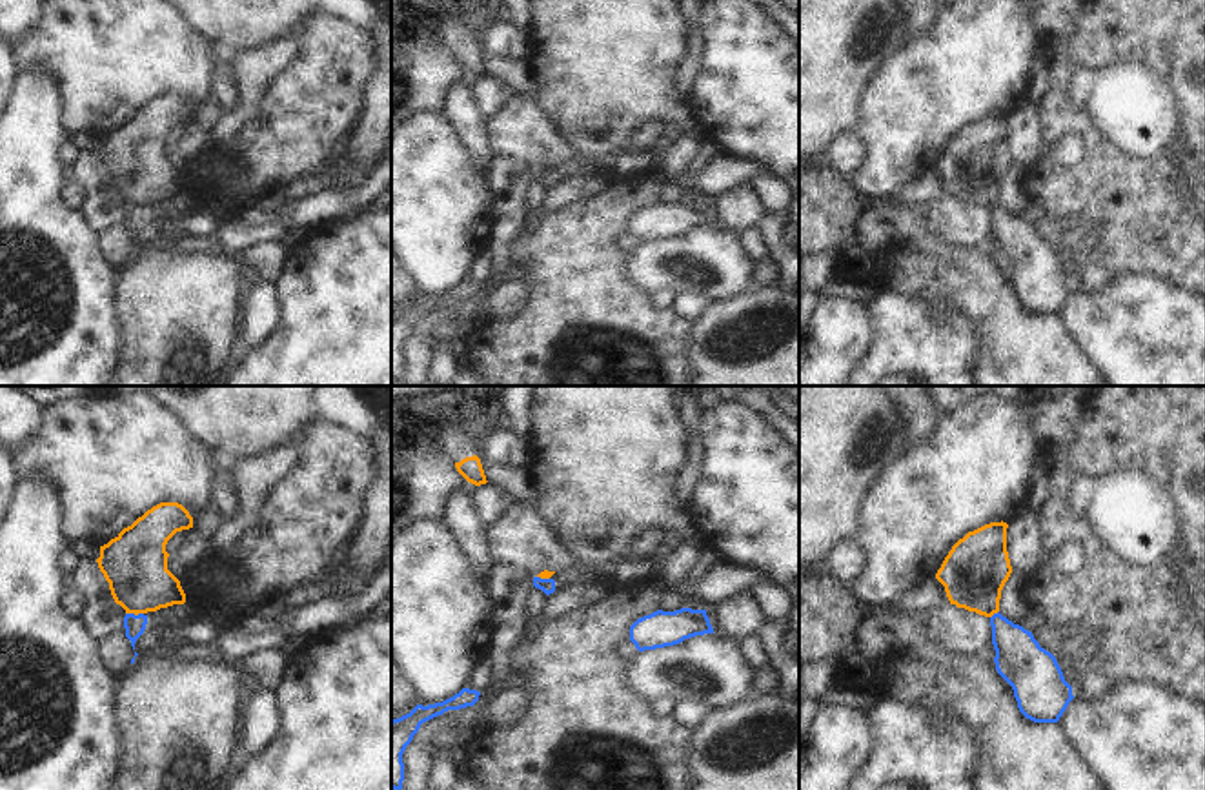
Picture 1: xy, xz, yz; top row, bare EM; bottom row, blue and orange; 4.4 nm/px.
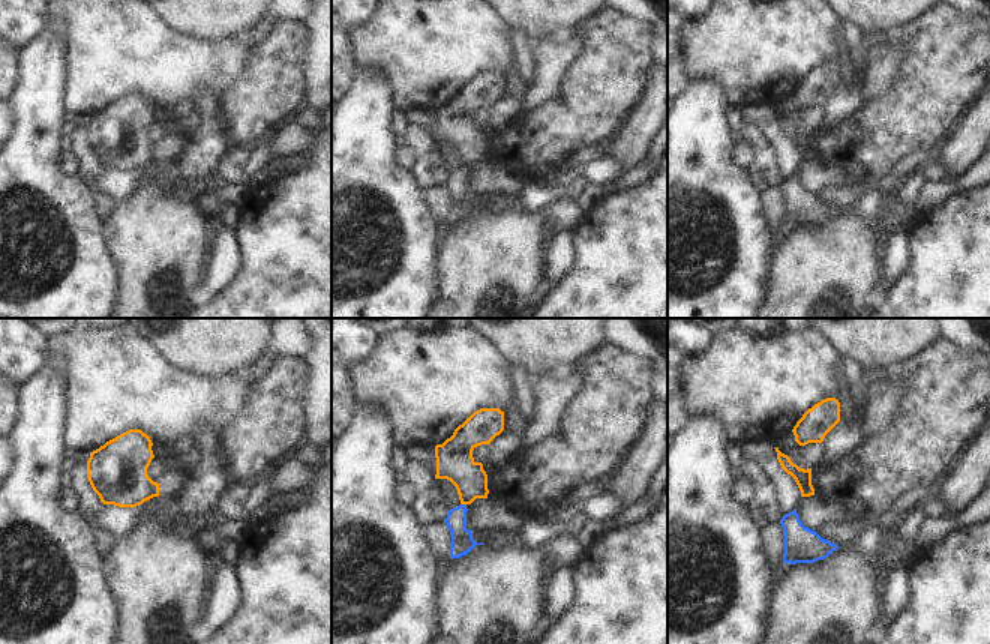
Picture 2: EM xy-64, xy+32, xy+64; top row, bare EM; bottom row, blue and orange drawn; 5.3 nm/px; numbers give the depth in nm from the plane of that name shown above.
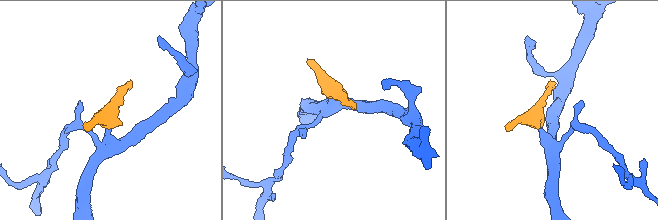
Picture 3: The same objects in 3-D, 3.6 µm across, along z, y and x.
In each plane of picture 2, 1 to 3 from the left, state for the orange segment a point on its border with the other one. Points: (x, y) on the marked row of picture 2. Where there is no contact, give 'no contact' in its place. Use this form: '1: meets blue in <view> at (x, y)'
1: no contact
2: meets blue in xy+32 at (462, 505)
3: no contact

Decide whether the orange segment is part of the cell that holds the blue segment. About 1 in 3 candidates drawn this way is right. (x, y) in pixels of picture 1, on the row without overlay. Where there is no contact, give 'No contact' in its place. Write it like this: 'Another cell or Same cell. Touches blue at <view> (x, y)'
Another cell. Touches blue at xy (133, 206)

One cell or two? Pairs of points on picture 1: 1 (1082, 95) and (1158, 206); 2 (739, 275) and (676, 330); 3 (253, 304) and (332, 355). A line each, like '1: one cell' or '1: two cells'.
1: two cells
2: two cells
3: two cells

